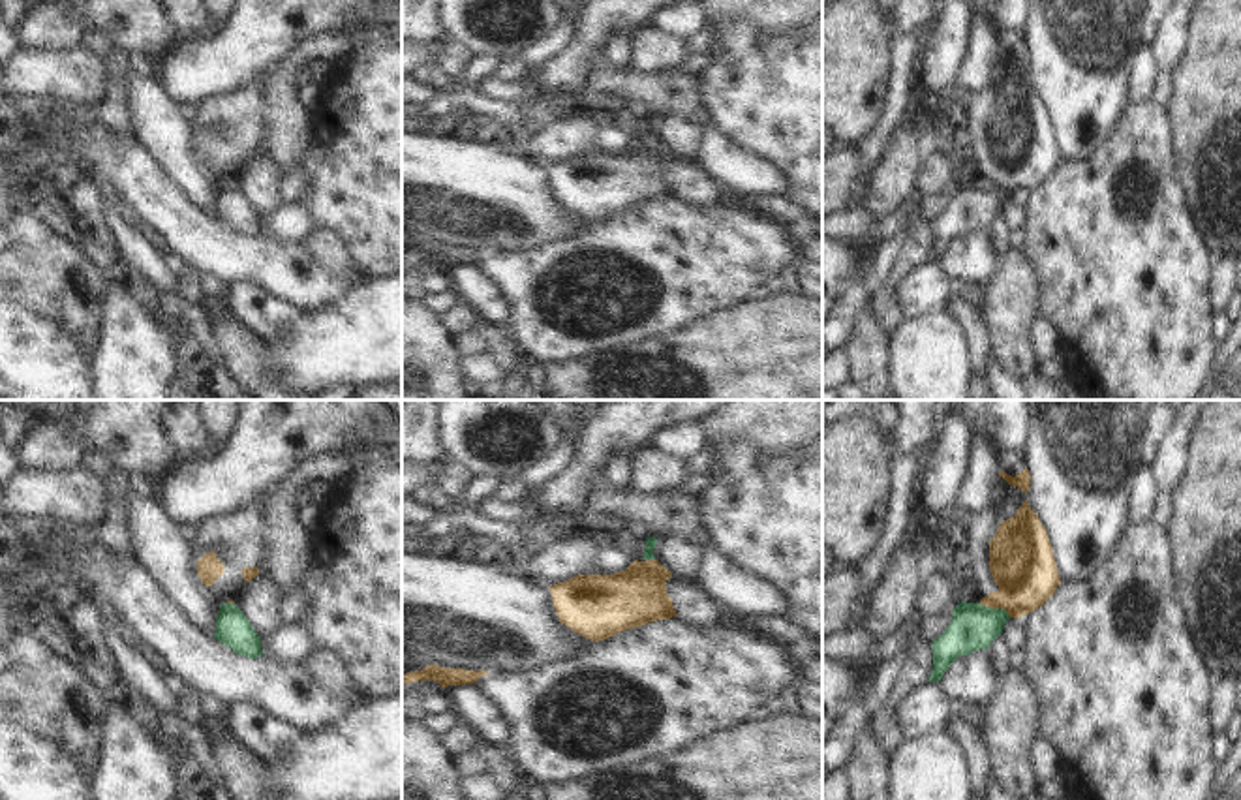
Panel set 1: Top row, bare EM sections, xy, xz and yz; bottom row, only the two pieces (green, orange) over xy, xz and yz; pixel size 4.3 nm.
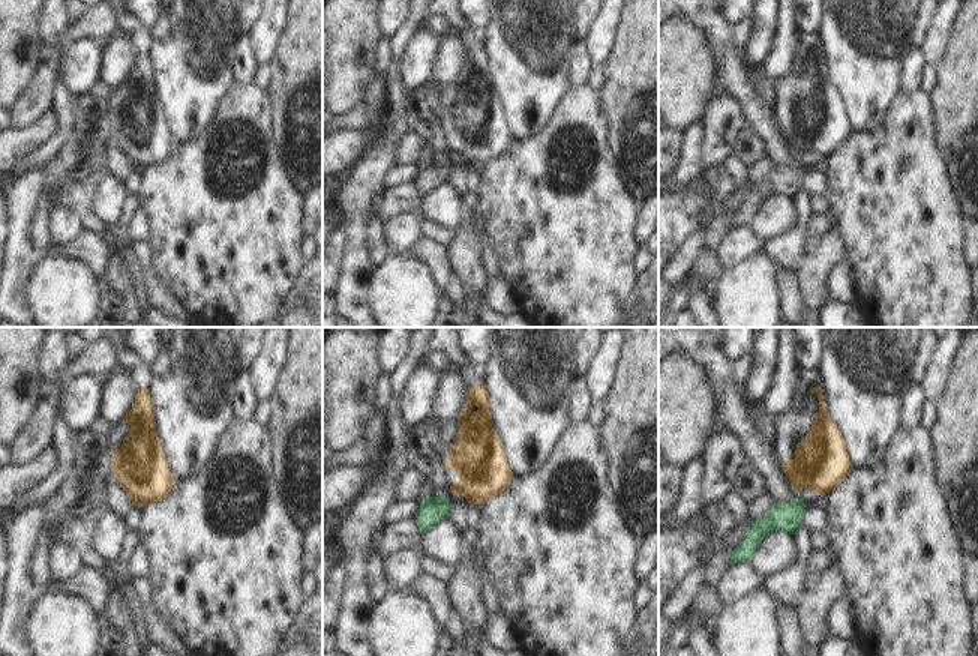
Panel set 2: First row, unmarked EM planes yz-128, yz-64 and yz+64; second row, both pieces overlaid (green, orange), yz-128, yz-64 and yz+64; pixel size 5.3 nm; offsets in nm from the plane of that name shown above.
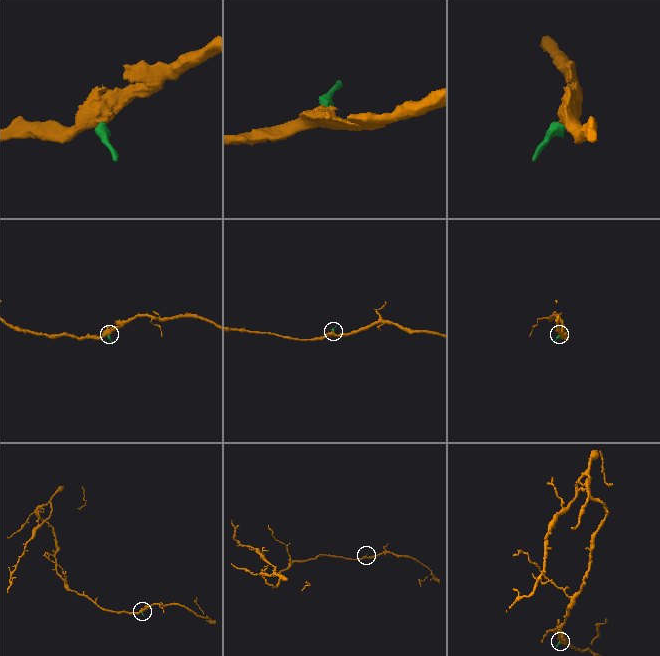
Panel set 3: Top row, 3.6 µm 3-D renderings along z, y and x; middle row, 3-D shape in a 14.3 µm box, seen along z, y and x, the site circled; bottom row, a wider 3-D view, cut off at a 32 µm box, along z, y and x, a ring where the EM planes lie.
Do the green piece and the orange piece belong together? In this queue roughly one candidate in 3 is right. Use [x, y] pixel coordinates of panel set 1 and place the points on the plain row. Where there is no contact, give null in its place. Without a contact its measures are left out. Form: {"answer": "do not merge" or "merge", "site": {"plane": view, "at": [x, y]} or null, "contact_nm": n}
{"answer": "do not merge", "site": {"plane": "yz", "at": [995, 188]}, "contact_nm": 150}

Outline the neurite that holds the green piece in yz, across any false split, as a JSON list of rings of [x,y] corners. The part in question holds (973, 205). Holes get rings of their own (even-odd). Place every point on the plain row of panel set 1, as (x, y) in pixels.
[[[961,180],[952,190],[946,210],[931,222],[933,248],[927,261],[941,261],[958,237],[989,229],[989,223],[1003,212],[1008,199],[1004,188]]]

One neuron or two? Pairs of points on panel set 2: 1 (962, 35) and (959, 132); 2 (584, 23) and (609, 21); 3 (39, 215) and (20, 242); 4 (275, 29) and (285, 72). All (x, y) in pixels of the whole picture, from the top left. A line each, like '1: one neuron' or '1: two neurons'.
1: one neuron
2: two neurons
3: two neurons
4: two neurons

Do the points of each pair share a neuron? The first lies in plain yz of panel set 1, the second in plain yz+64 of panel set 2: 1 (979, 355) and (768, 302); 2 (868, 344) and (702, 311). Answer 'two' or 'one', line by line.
1: two
2: one

